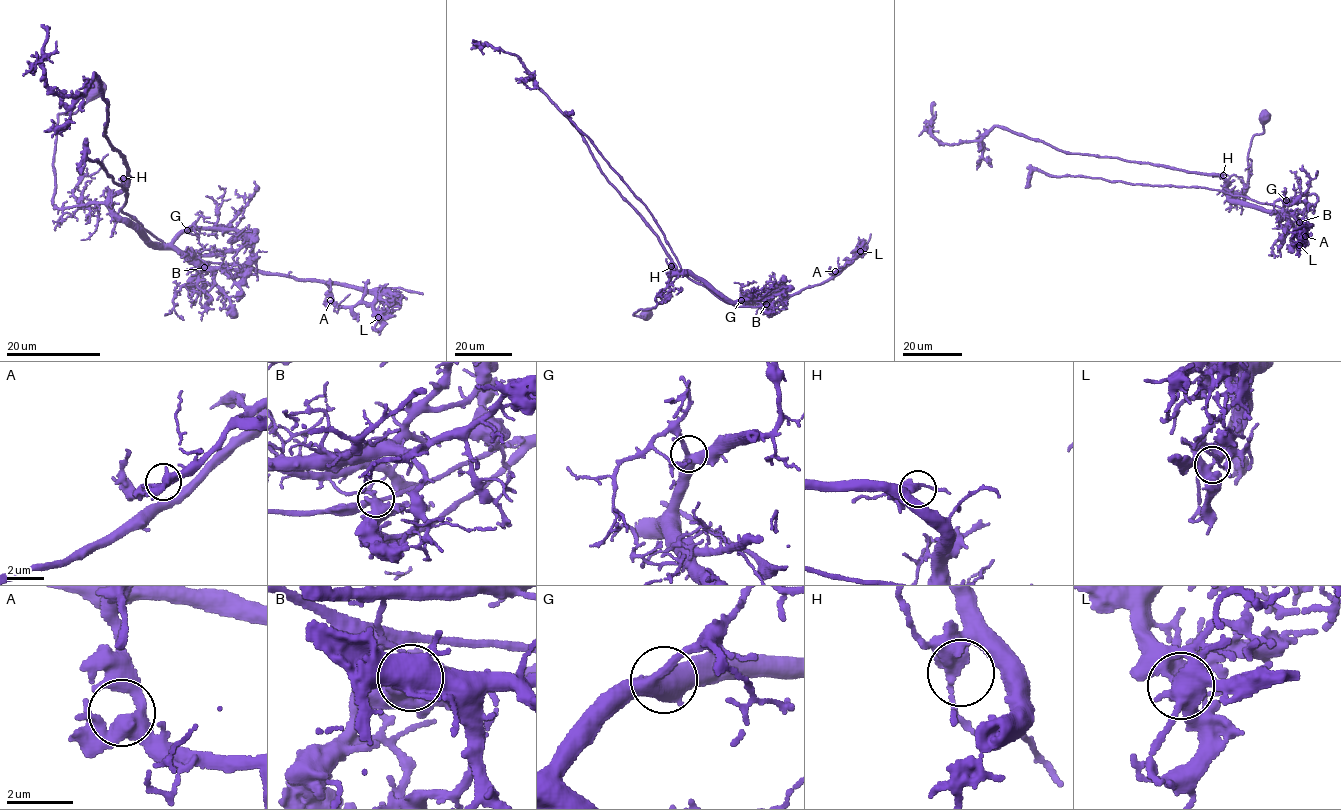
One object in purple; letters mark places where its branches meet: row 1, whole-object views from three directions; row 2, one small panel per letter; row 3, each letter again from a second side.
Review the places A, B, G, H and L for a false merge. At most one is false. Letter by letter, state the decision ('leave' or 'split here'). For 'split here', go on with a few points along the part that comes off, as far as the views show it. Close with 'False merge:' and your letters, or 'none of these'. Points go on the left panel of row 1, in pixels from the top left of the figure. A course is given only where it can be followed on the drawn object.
A: leave
B: split here; course (204, 268), (248, 266), (184, 255), (143, 229), (122, 211), (126, 189), (88, 159), (86, 148), (81, 174)
G: leave
H: leave
L: leave
False merge: B

